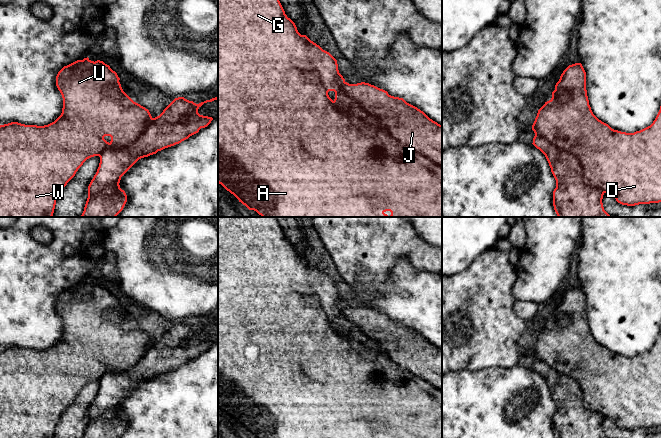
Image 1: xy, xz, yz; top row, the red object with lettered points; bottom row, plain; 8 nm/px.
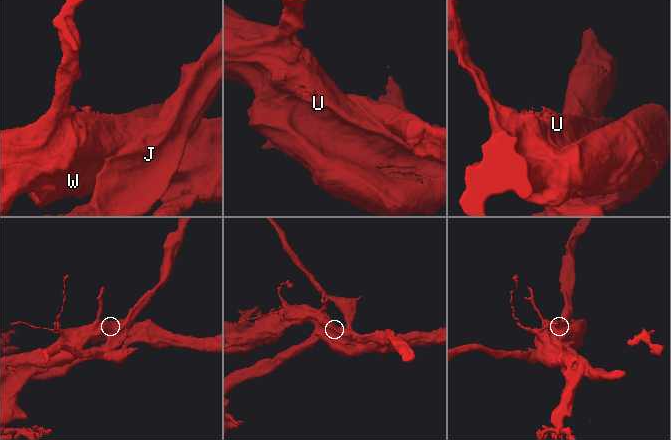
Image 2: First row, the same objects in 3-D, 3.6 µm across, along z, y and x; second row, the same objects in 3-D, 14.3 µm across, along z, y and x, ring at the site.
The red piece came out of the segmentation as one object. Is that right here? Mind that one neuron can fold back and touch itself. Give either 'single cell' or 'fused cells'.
fused cells

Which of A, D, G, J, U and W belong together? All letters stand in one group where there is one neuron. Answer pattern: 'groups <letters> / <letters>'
groups A D G U W / J

